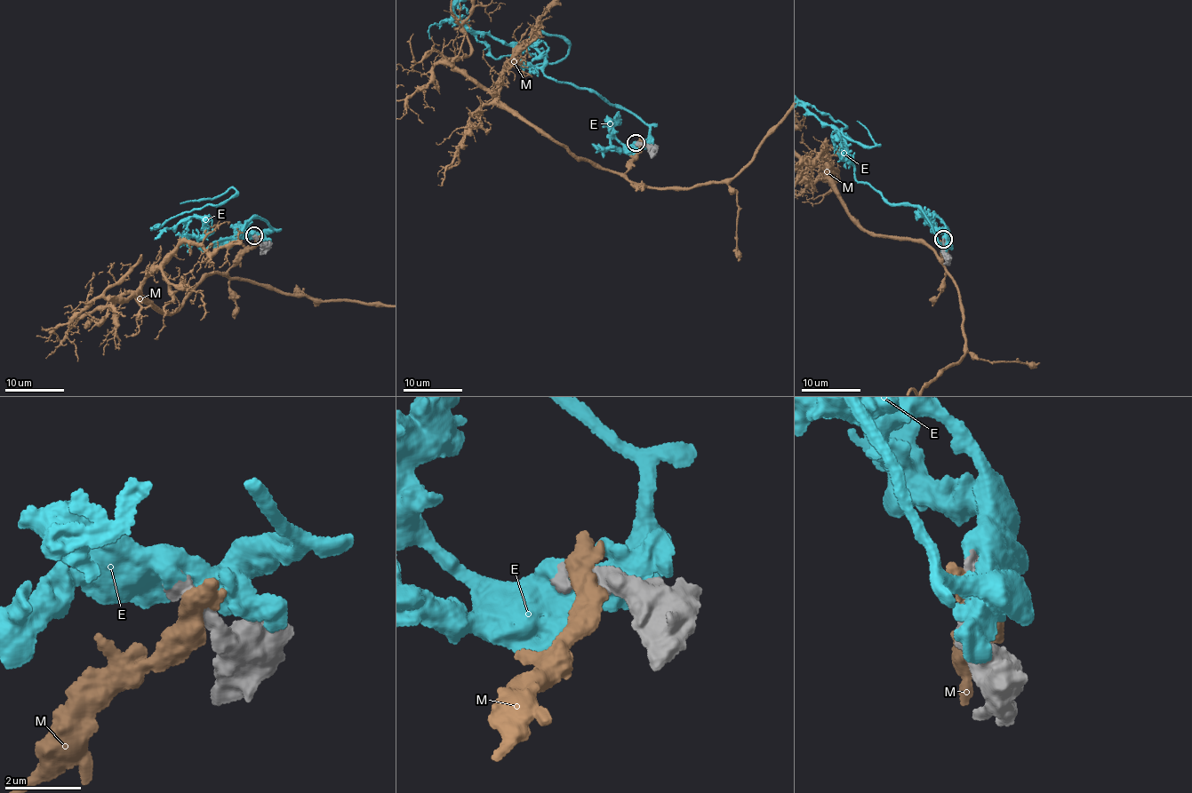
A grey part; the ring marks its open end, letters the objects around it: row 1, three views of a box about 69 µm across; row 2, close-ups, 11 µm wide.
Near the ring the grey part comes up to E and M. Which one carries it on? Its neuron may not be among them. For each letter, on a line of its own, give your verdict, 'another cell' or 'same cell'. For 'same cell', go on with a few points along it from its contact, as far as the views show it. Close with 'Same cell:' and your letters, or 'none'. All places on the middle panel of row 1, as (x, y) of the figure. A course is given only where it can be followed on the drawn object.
E: same cell
M: another cell
Same cell: E

